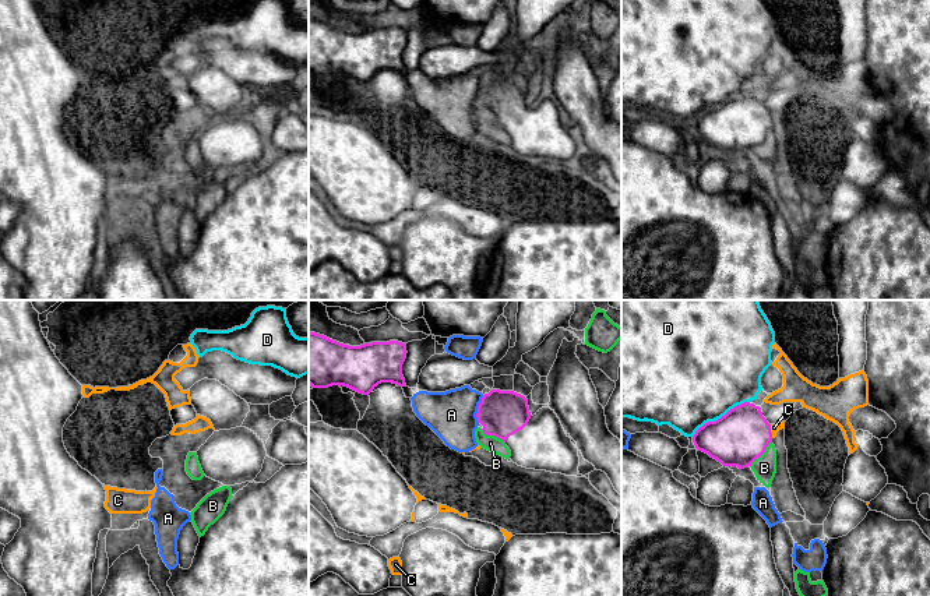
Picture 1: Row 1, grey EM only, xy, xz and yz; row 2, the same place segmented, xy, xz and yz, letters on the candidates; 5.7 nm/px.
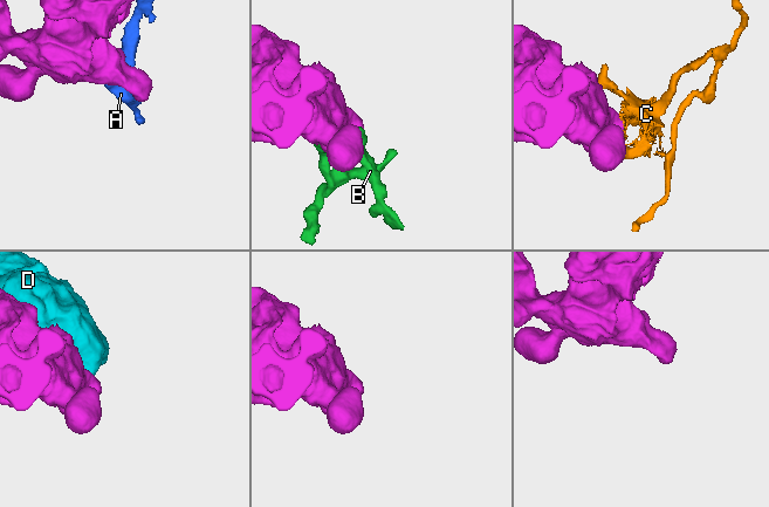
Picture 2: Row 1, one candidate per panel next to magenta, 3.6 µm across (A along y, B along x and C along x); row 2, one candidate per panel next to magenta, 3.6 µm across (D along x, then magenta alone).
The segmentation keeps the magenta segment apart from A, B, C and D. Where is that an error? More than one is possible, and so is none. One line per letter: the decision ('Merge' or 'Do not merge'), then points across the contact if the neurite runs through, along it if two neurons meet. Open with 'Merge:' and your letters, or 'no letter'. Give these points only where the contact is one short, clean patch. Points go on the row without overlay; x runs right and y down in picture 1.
Merge: no letter
A: Do not merge
B: Do not merge. Boundary: yz (771, 129), (750, 154)
C: Do not merge. Boundary: yz (770, 112), (772, 124)
D: Do not merge

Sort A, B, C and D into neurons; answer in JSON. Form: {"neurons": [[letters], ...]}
{"neurons": [["A"], ["B"], ["C"], ["D"]]}

